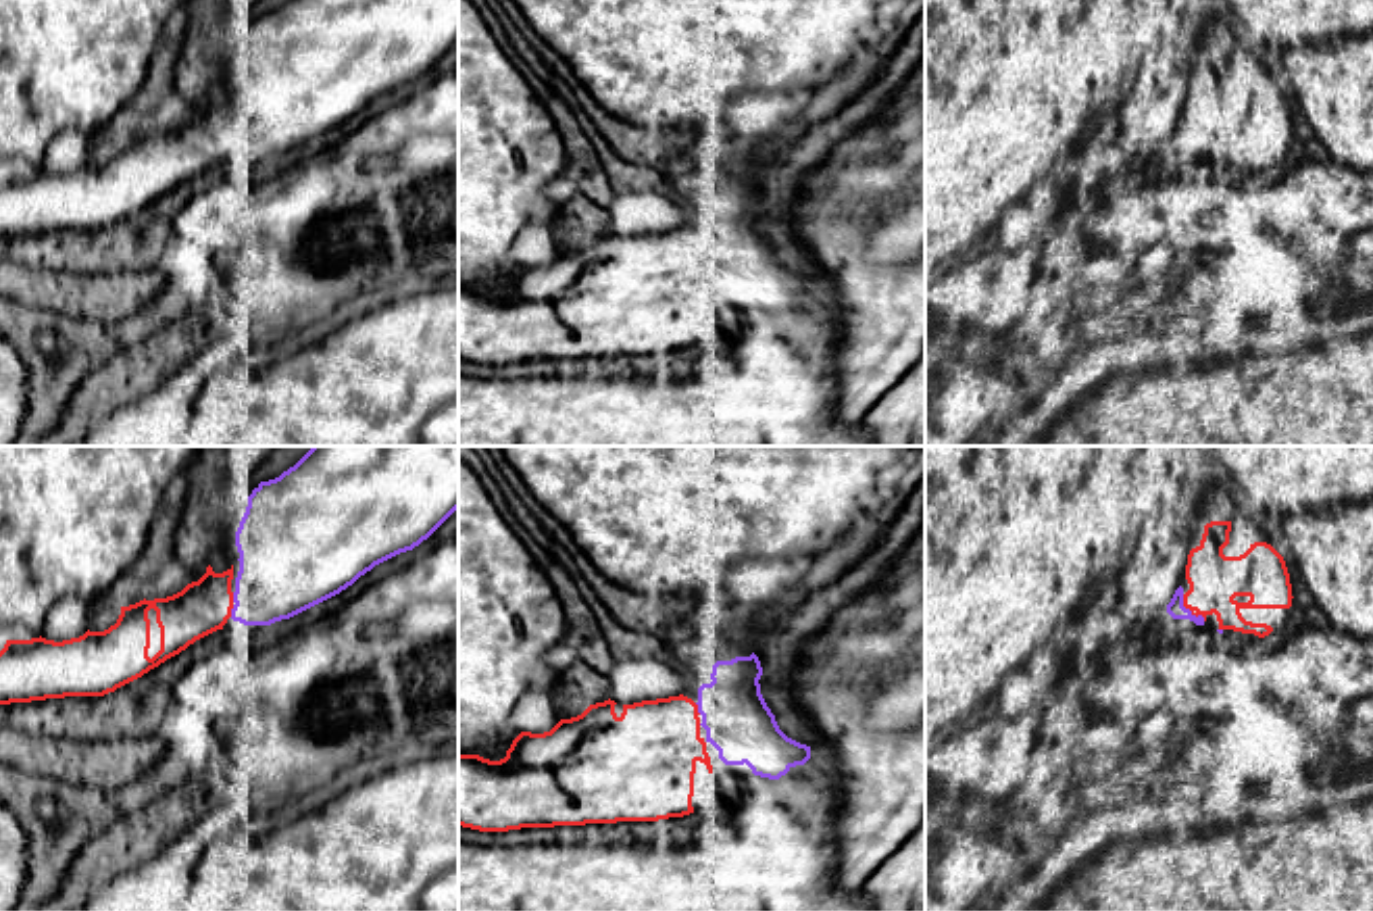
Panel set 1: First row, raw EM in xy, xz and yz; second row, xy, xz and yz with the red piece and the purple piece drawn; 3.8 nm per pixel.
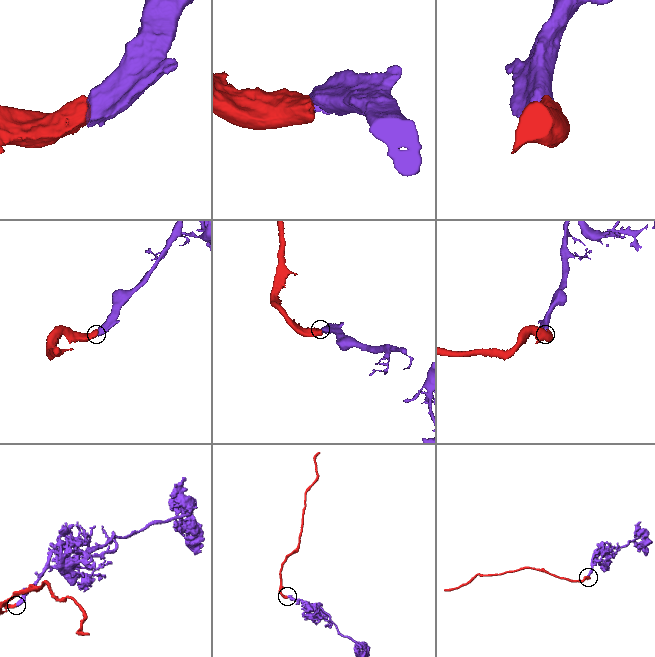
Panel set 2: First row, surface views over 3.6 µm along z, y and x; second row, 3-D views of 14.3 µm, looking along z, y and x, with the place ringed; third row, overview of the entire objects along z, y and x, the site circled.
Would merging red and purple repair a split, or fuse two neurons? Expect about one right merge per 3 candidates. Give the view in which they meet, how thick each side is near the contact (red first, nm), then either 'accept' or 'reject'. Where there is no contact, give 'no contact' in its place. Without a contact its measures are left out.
yz | 200/70 nm | accept

